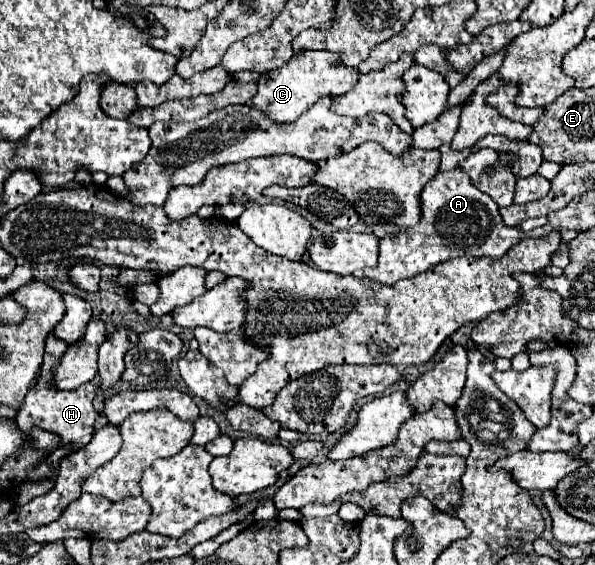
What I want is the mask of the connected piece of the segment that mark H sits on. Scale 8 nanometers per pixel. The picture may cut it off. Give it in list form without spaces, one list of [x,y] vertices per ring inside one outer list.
[[[48,335],[46,355],[44,355],[44,363],[42,363],[38,381],[28,391],[22,407],[18,409],[16,423],[24,433],[30,431],[32,427],[40,427],[40,429],[58,433],[64,445],[74,443],[74,445],[78,445],[76,449],[80,449],[92,439],[92,433],[94,433],[94,419],[96,419],[96,411],[92,407],[92,399],[96,395],[94,383],[92,381],[84,383],[82,387],[78,387],[74,391],[54,391],[54,387],[50,387],[50,383],[46,383],[46,379],[50,379],[50,371],[54,371],[54,367],[58,367],[58,359],[62,359],[62,355],[66,353],[66,347],[68,347],[66,343],[62,343],[60,339]]]

